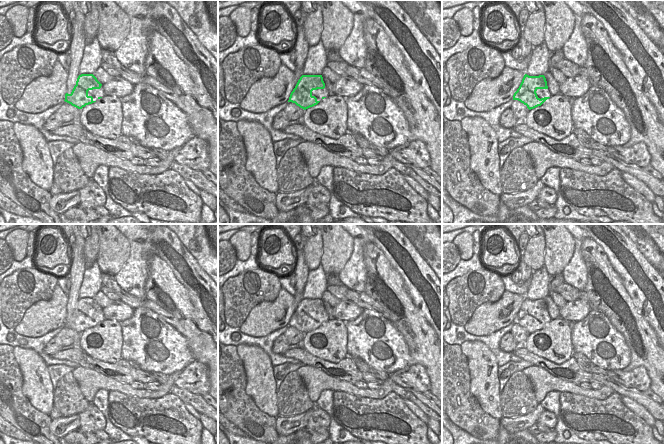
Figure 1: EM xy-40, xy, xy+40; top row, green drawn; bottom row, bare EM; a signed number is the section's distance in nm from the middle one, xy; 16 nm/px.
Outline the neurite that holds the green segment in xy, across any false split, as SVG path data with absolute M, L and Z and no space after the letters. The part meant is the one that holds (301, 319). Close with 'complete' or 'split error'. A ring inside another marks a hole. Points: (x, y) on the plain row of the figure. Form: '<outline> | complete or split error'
M302 299L291 316L288 326L295 327L306 334L320 326L312 319L312 315L324 312L325 307L322 299Z | complete

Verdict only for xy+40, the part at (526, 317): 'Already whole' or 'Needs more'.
Already whole.

